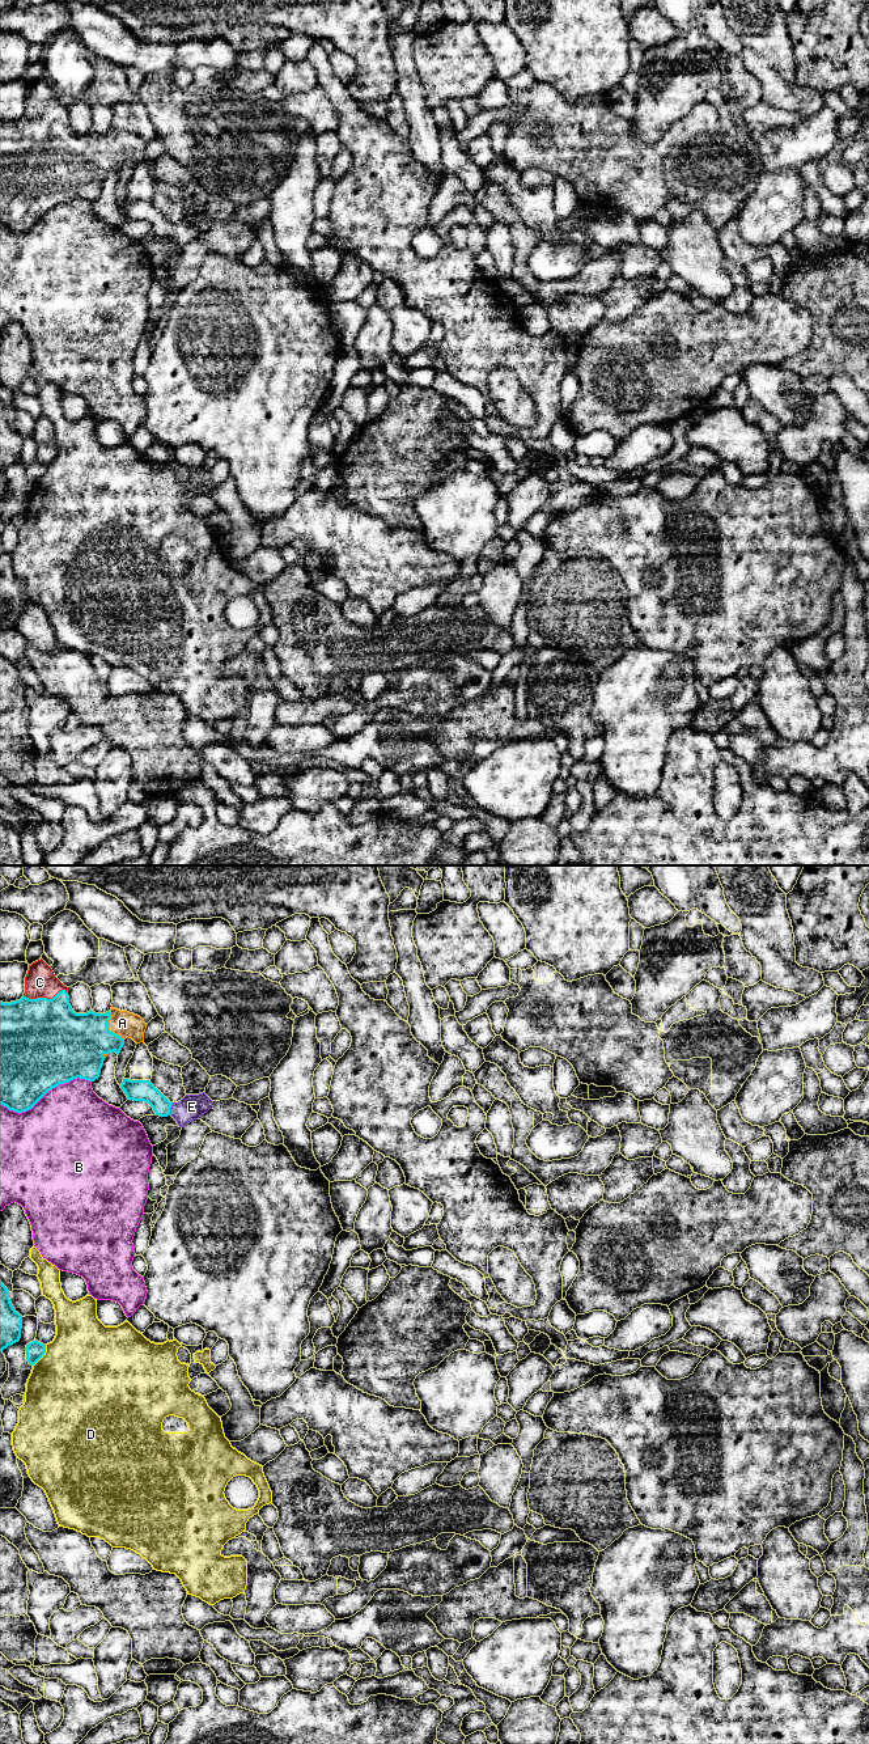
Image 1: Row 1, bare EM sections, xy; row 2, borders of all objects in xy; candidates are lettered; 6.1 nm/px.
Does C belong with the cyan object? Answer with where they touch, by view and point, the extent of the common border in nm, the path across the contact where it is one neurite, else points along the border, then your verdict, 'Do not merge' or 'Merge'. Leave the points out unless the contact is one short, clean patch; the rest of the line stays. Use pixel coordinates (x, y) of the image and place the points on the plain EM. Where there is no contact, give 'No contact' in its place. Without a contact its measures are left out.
Touches cyan at xy (45, 118). Shared border 280 nm. Merge

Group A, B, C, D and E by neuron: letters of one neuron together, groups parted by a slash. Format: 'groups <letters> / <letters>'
groups A C E / B / D

